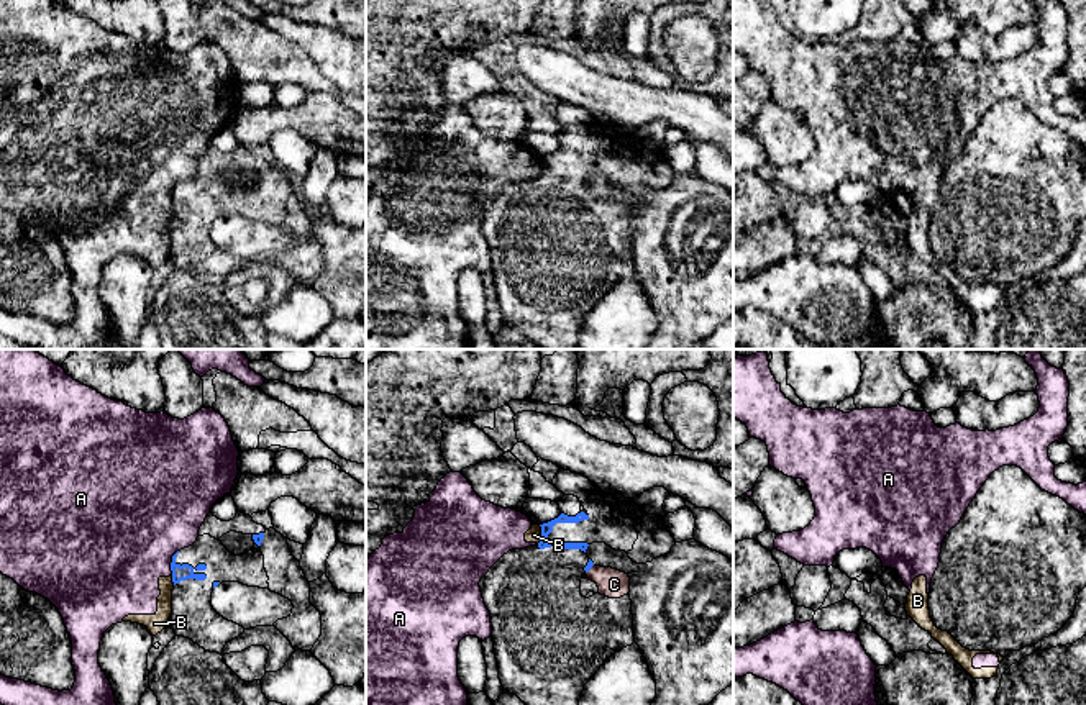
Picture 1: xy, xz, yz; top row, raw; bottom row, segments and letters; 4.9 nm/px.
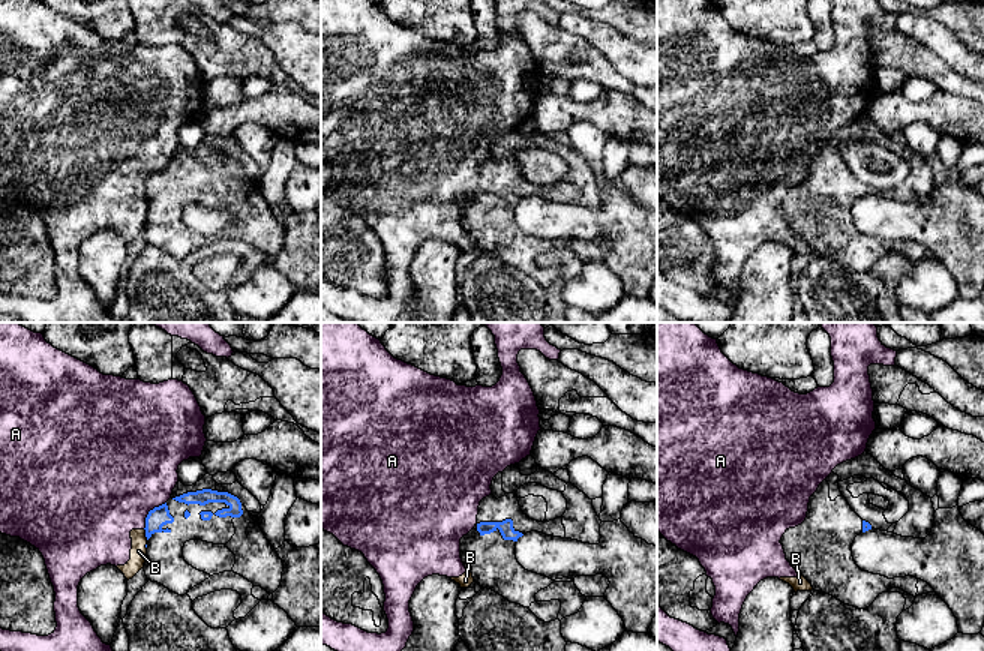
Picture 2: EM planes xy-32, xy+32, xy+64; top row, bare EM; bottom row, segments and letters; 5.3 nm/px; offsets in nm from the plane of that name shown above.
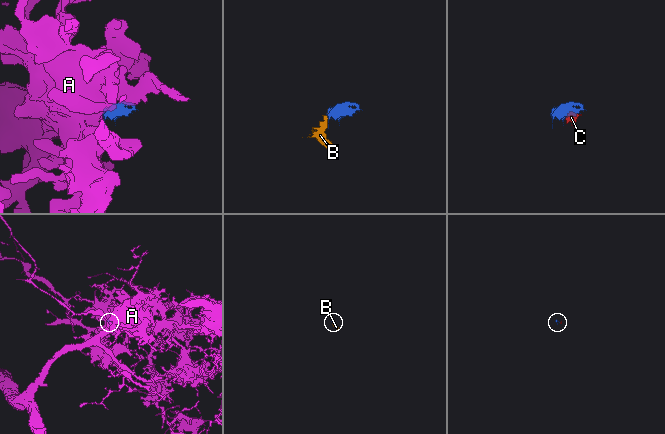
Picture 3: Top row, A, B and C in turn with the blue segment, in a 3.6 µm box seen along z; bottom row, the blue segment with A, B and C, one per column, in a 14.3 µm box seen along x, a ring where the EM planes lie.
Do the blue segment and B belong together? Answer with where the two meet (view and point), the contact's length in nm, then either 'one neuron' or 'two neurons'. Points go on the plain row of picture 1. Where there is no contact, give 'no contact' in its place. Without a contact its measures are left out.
meets blue in xz at (542, 168); contact 100 nm long; two neurons

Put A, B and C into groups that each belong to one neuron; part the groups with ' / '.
A B / C

